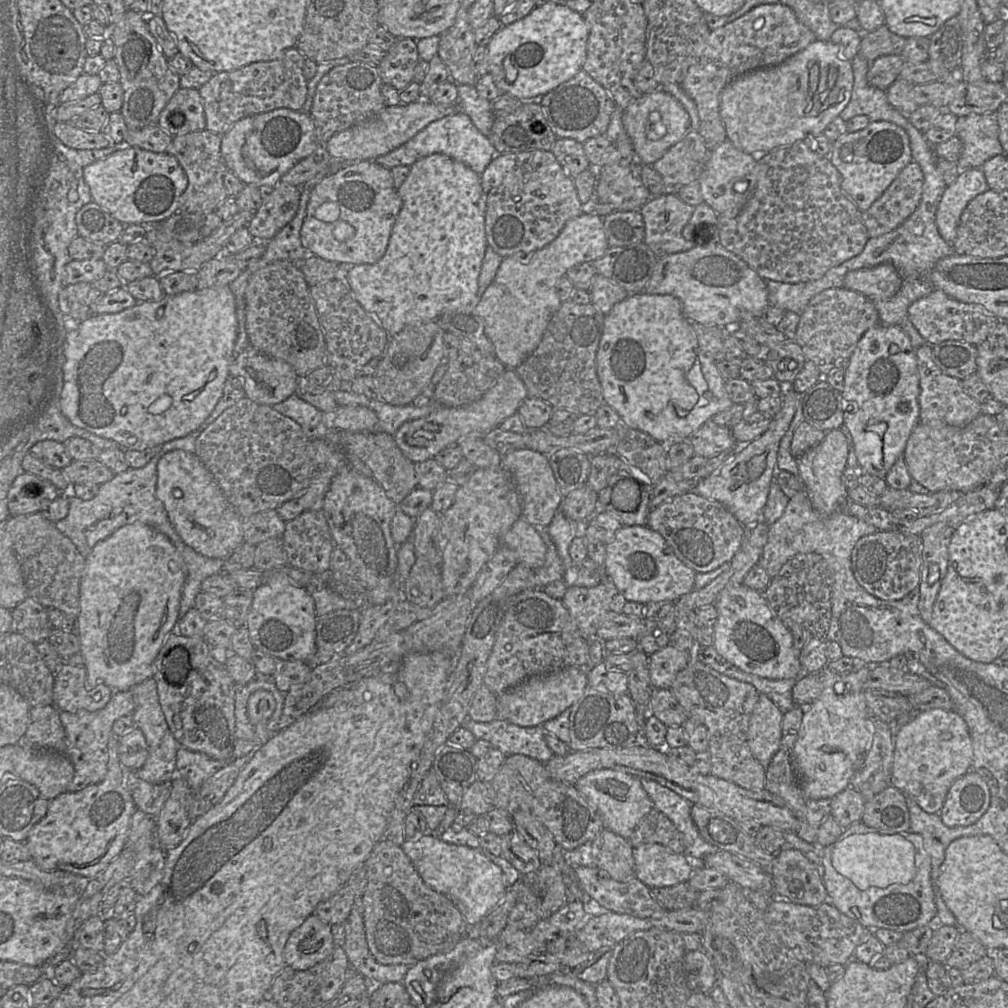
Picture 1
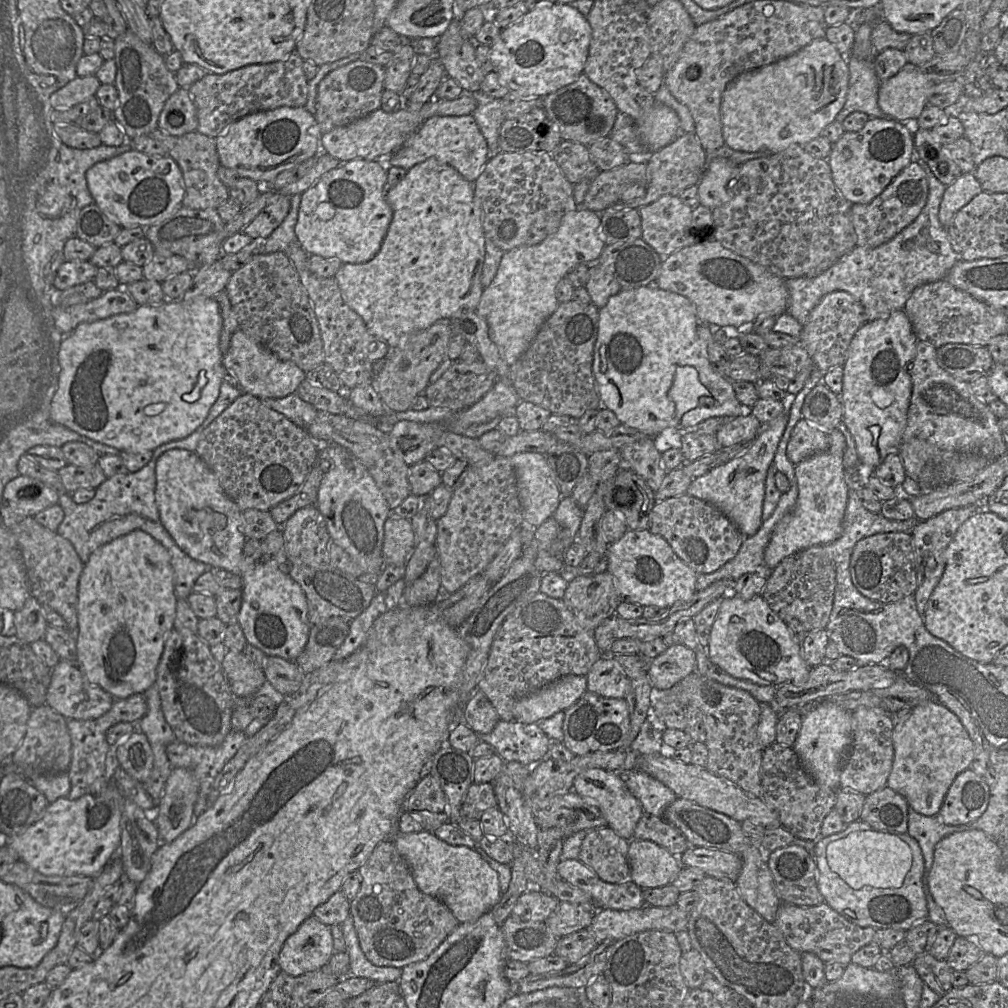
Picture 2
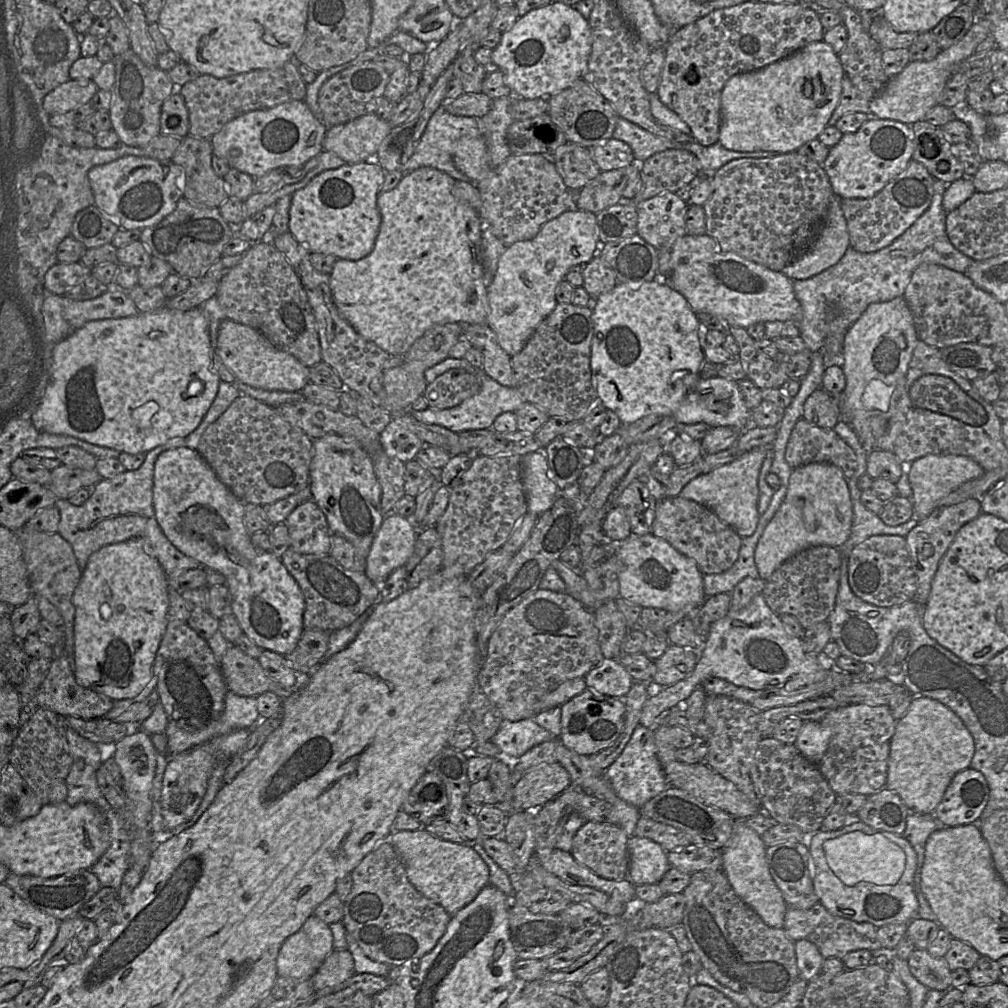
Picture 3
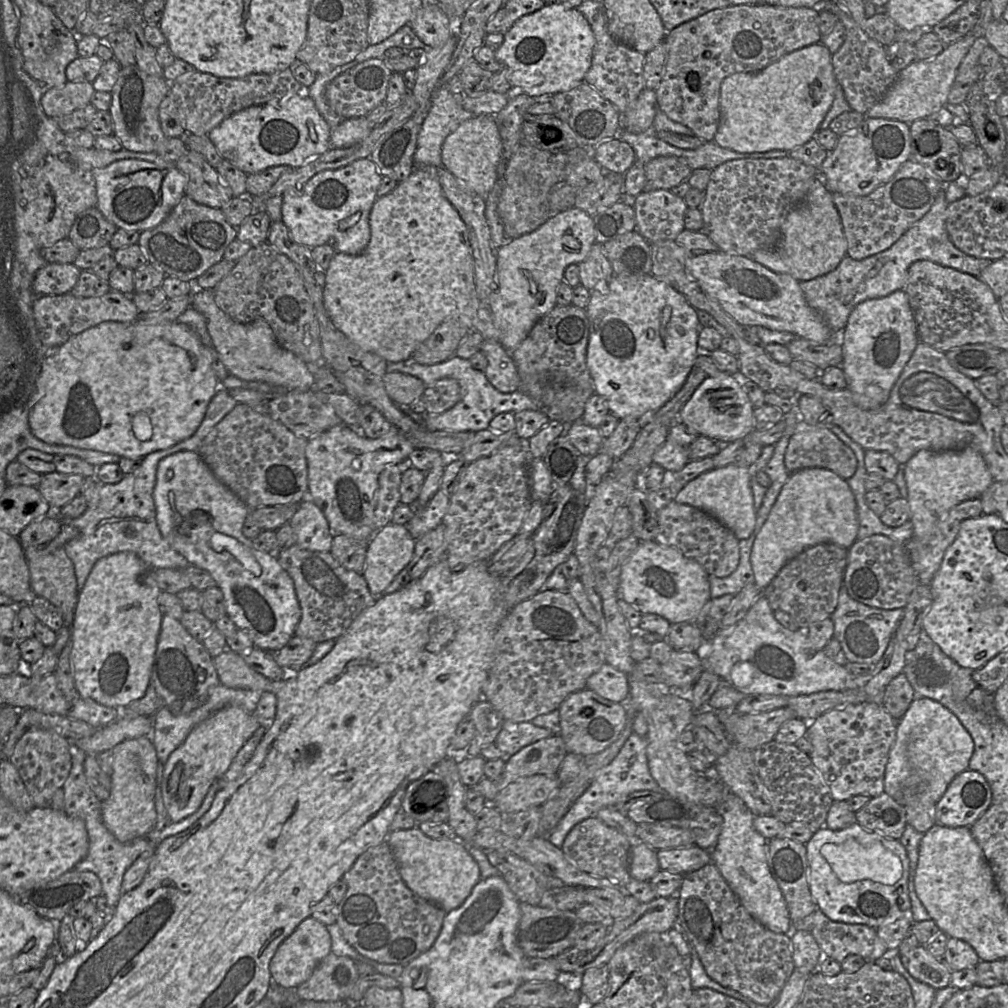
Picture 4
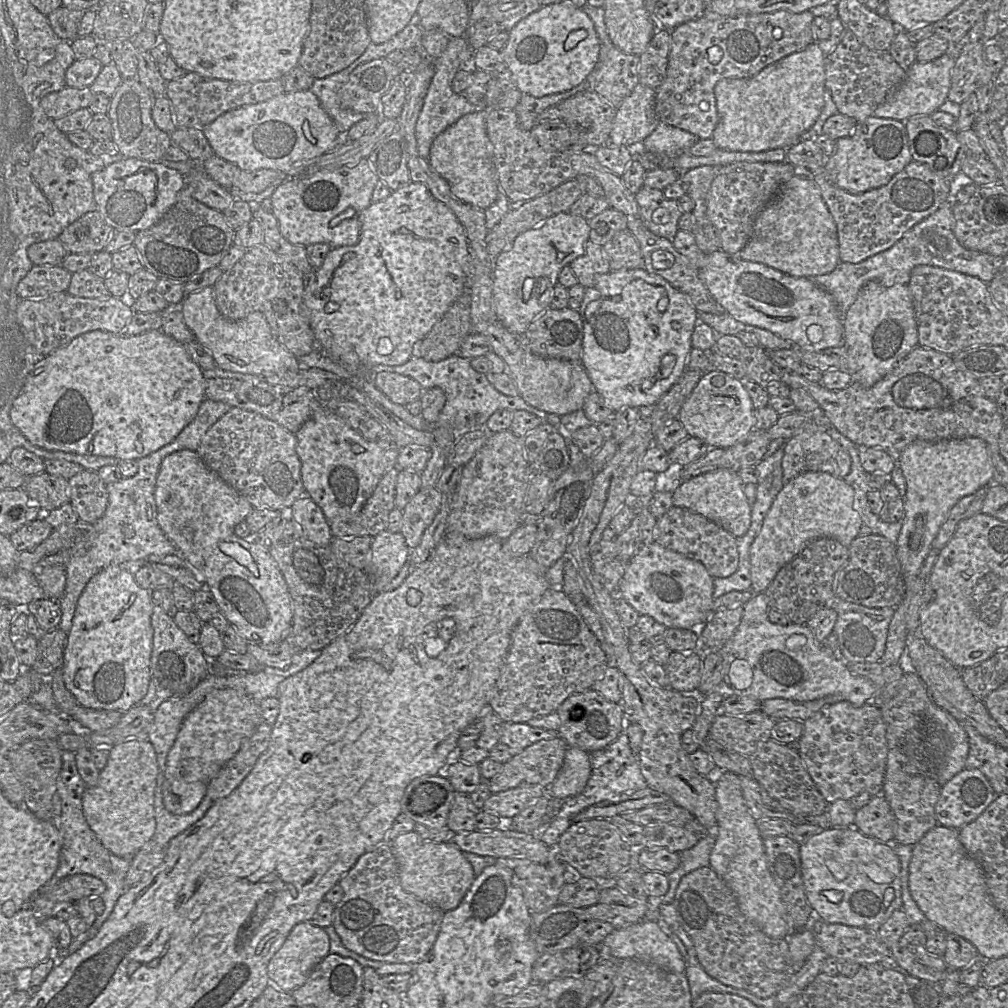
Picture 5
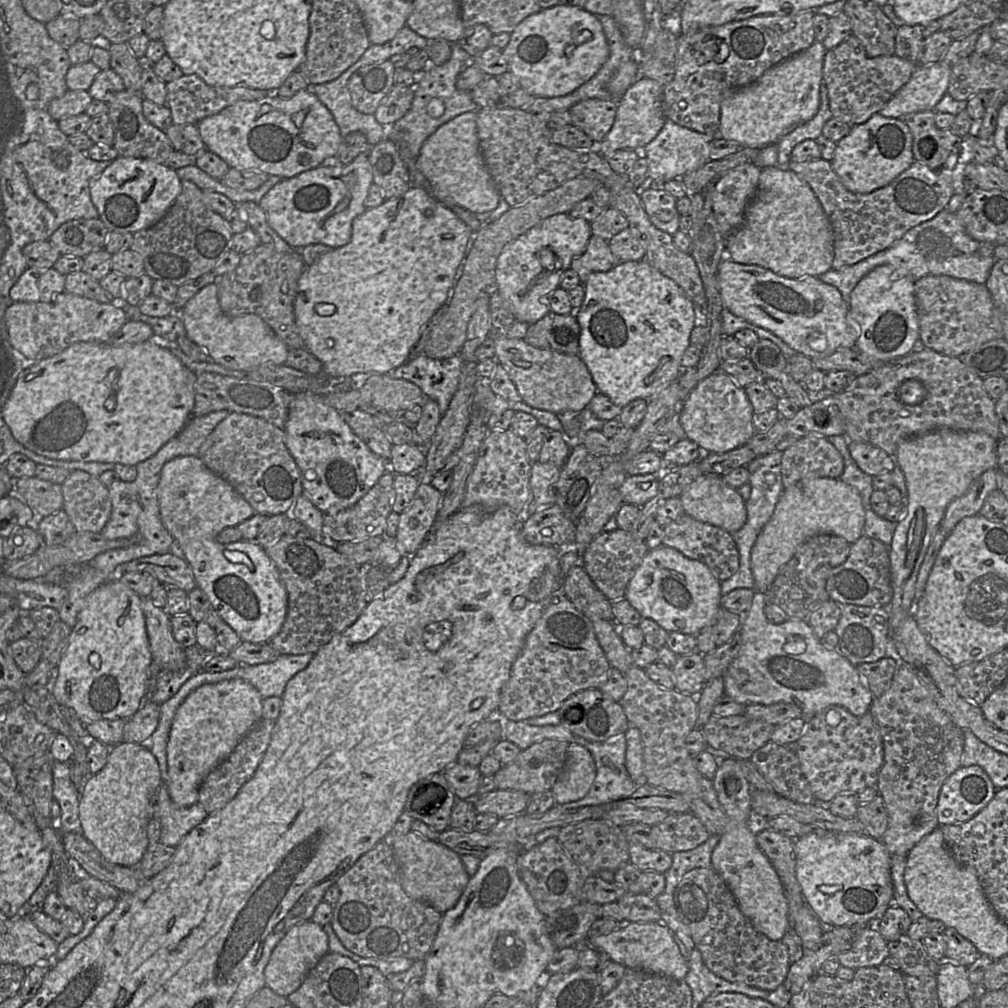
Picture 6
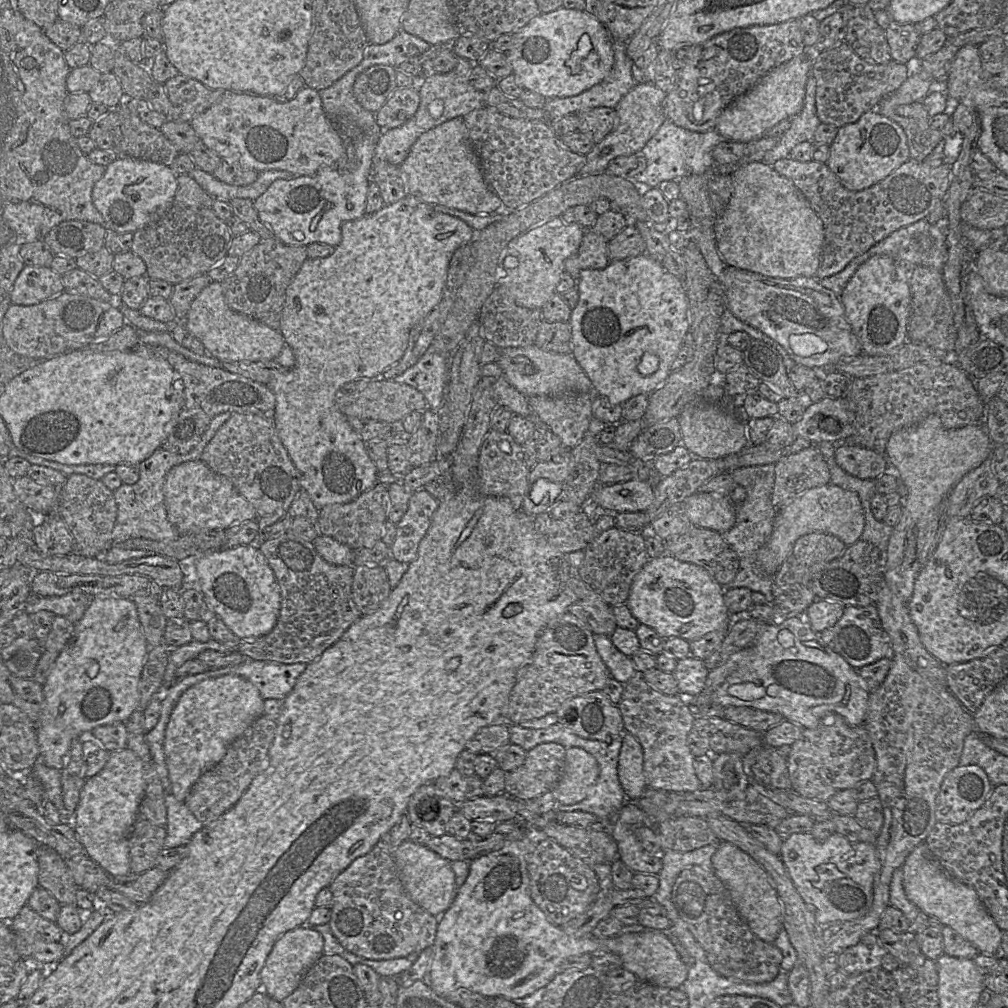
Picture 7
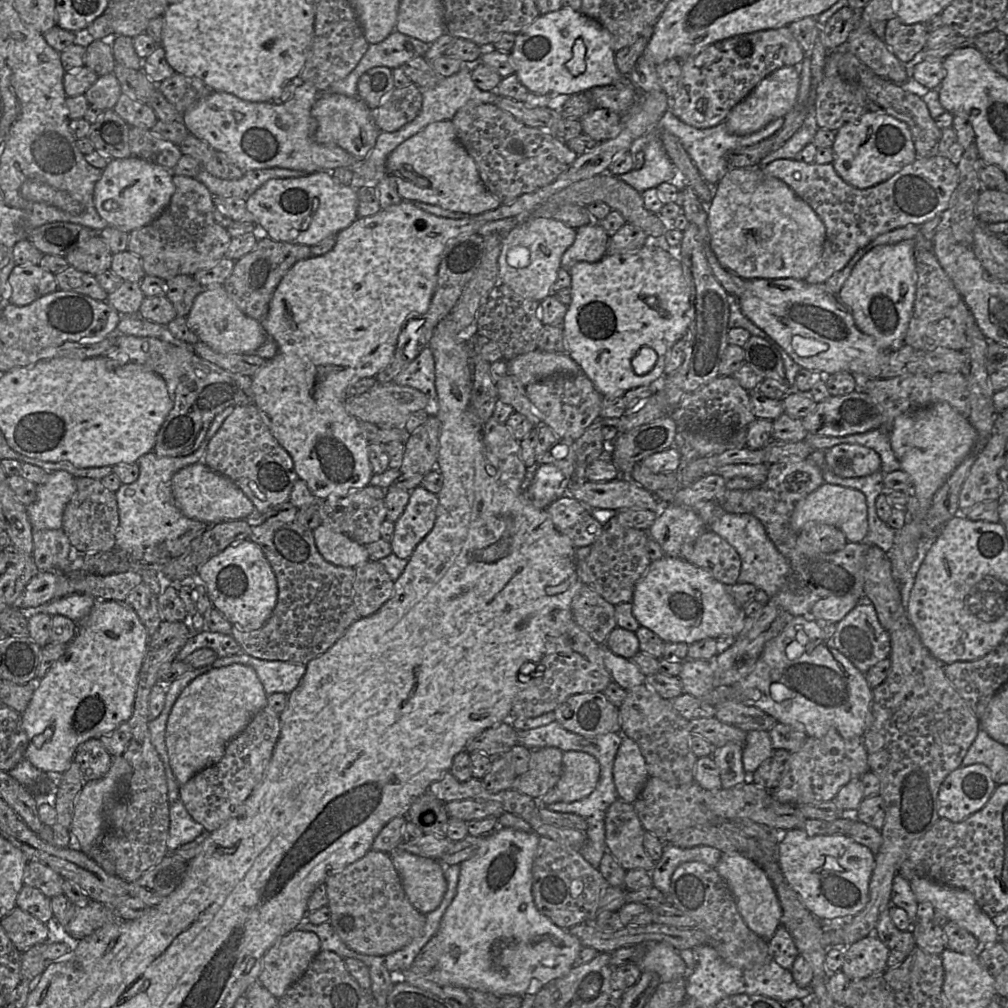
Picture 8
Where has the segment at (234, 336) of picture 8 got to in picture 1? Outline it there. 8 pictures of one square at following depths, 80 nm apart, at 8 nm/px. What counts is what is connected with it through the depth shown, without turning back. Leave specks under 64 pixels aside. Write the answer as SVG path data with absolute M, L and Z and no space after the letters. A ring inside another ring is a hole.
M248 346L240 352L229 366L230 375L243 379L246 397L255 403L273 406L295 393L298 375L286 362L270 358L256 348Z

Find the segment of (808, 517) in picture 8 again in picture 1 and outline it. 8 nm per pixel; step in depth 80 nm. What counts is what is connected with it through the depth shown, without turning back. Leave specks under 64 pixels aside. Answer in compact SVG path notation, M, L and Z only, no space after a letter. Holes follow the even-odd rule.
M838 429L826 433L824 440L797 458L799 477L812 507L821 515L830 516L839 511L848 499L848 490L843 484L842 475L846 469L848 444L844 434Z

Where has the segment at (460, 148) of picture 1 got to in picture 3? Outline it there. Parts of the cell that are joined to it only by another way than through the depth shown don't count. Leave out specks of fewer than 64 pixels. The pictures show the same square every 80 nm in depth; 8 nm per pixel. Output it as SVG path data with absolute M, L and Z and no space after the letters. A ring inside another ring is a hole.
M441 104L430 117L413 155L403 167L403 172L412 172L420 167L431 167L445 172L455 180L470 181L456 168L452 159L453 144L463 136L481 136L478 120L474 117L452 115Z

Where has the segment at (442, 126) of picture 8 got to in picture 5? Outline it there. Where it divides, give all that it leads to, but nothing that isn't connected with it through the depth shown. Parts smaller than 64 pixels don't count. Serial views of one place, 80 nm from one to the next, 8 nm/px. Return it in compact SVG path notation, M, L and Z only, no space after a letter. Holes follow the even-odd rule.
M476 110L459 118L432 142L428 162L450 185L461 201L486 210L496 200L500 183L493 163L493 147L487 136L486 118L490 110Z

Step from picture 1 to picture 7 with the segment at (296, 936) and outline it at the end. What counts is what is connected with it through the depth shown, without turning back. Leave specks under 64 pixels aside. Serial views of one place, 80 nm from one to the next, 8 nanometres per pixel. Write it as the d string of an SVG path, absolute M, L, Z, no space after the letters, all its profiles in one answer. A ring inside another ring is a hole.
M301 925L281 935L260 971L261 990L271 999L284 1000L299 985L307 970L323 955L322 935L309 925Z

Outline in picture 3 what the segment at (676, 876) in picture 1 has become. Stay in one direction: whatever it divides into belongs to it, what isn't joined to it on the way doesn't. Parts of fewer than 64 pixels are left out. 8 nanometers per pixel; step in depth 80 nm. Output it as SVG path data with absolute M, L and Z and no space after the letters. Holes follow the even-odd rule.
M632 836L628 840L629 880L635 886L657 884L671 868L667 853L658 843Z

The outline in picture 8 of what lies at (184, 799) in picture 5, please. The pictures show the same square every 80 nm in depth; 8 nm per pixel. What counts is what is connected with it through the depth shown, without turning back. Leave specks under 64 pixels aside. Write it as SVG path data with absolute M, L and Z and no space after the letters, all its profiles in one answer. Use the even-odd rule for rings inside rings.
M242 663L212 668L190 681L174 702L166 724L165 743L177 783L182 785L198 771L217 763L224 755L227 743L245 729L258 711L266 707L267 696L254 668Z

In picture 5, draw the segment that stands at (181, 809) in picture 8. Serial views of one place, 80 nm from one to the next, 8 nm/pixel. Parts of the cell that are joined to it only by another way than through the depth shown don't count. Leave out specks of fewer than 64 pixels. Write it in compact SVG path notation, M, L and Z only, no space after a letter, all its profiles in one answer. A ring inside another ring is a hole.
M159 767L154 790L156 829L152 839L161 844L167 844L173 837L202 818L214 801L209 796L205 795L198 806L191 812L173 814L165 808L163 802L163 782L164 771Z

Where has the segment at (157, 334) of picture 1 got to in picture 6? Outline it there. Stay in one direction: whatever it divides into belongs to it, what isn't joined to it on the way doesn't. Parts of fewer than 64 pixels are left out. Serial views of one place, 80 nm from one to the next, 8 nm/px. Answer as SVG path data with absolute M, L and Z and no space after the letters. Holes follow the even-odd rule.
M153 340L119 347L77 342L22 371L2 415L14 438L36 454L51 459L137 465L175 437L192 417L197 374L169 349Z

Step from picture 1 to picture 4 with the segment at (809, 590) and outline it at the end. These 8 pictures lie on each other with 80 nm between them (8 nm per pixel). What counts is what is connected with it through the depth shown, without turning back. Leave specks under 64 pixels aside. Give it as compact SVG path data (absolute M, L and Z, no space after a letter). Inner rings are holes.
M834 543L808 547L780 569L763 595L773 611L788 613L800 629L807 629L813 622L831 617L835 611L847 558L847 549Z

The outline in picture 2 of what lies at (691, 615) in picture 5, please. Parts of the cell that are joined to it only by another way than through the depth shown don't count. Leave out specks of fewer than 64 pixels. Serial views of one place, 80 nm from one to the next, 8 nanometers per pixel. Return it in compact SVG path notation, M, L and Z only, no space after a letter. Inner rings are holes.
M629 530L607 548L608 568L616 580L621 600L641 606L670 608L677 602L689 601L696 593L698 574L687 566L673 551L668 542L650 530Z

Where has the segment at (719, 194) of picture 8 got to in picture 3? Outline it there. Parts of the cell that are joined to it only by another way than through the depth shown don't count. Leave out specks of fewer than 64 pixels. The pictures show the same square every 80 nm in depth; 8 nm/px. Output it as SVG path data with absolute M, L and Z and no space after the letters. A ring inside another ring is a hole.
M831 197L828 209L807 249L781 271L792 280L811 278L835 265L850 246L847 223L840 206L842 198Z

